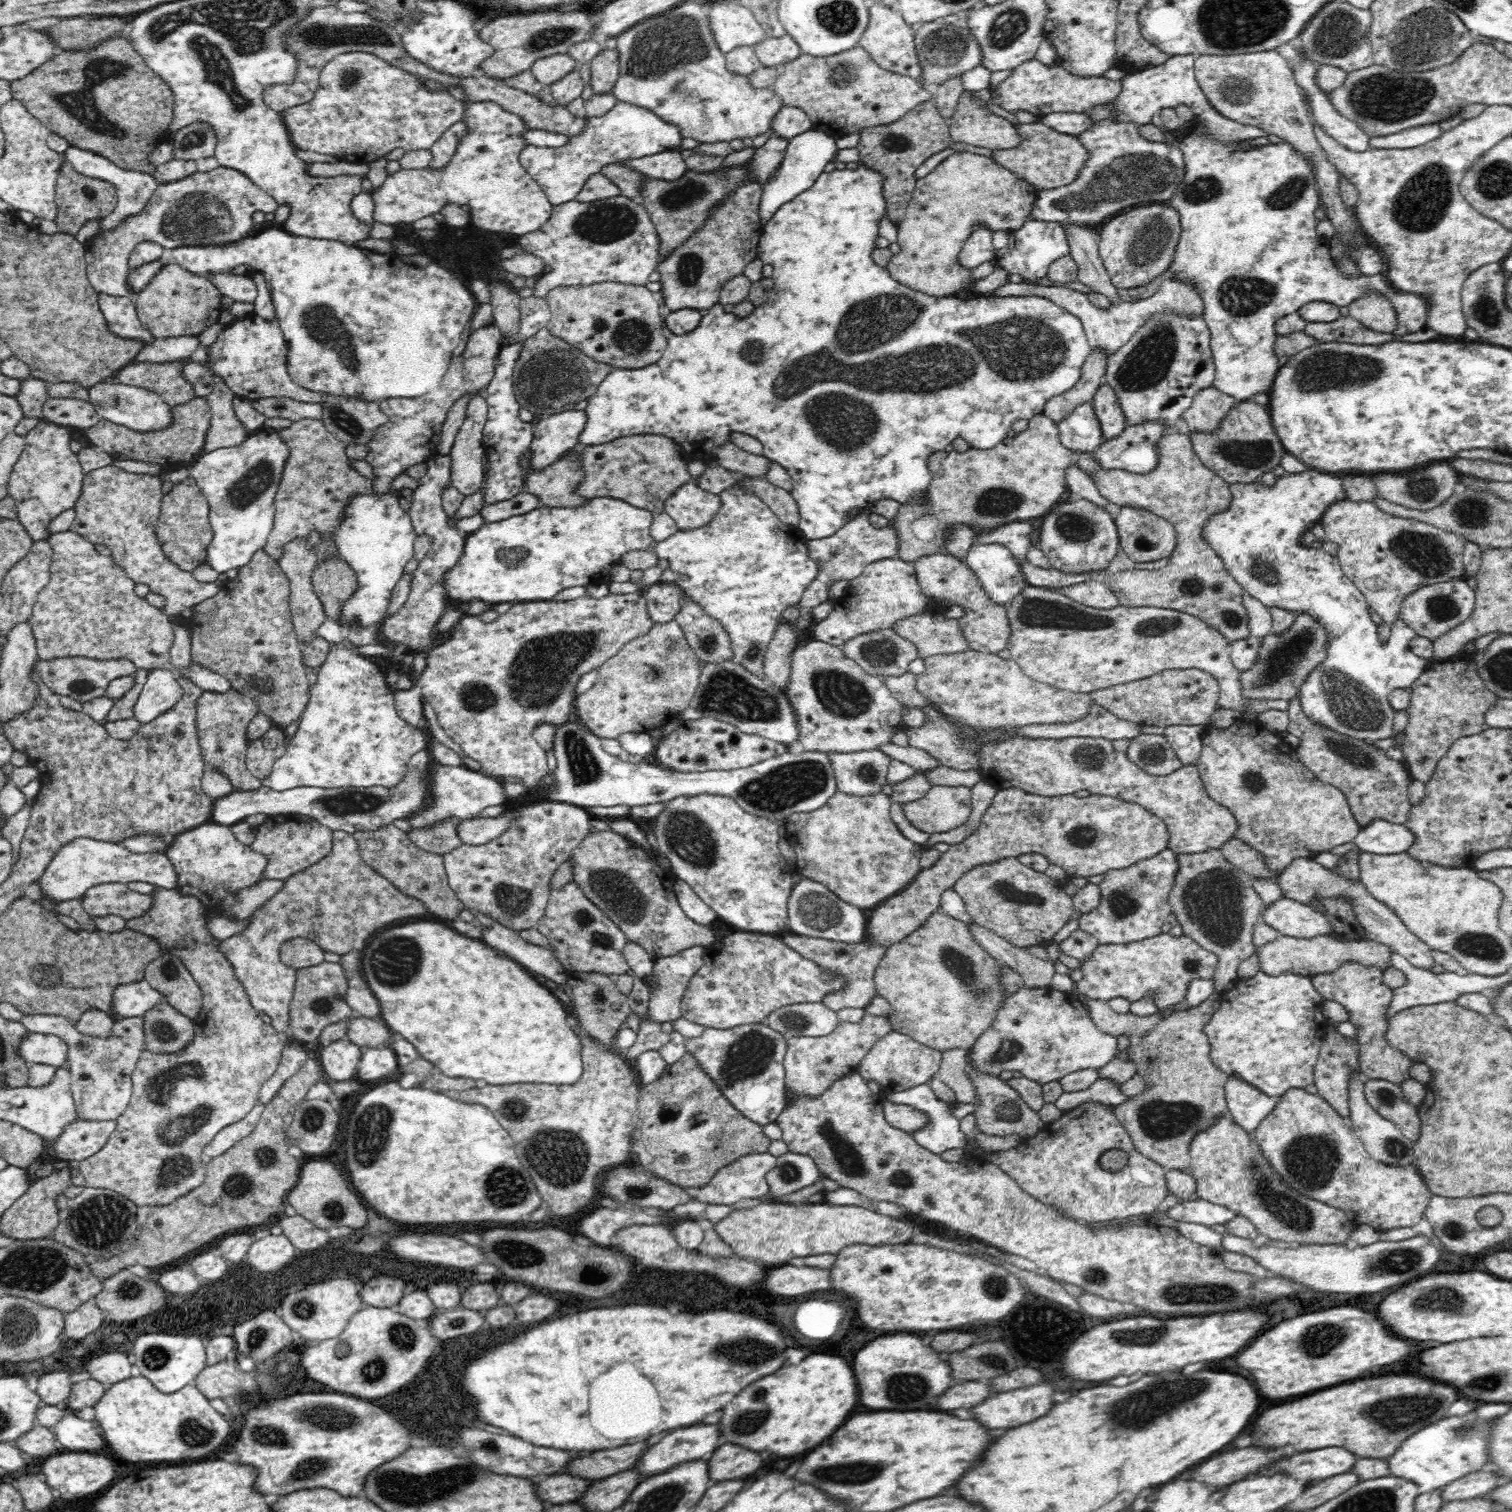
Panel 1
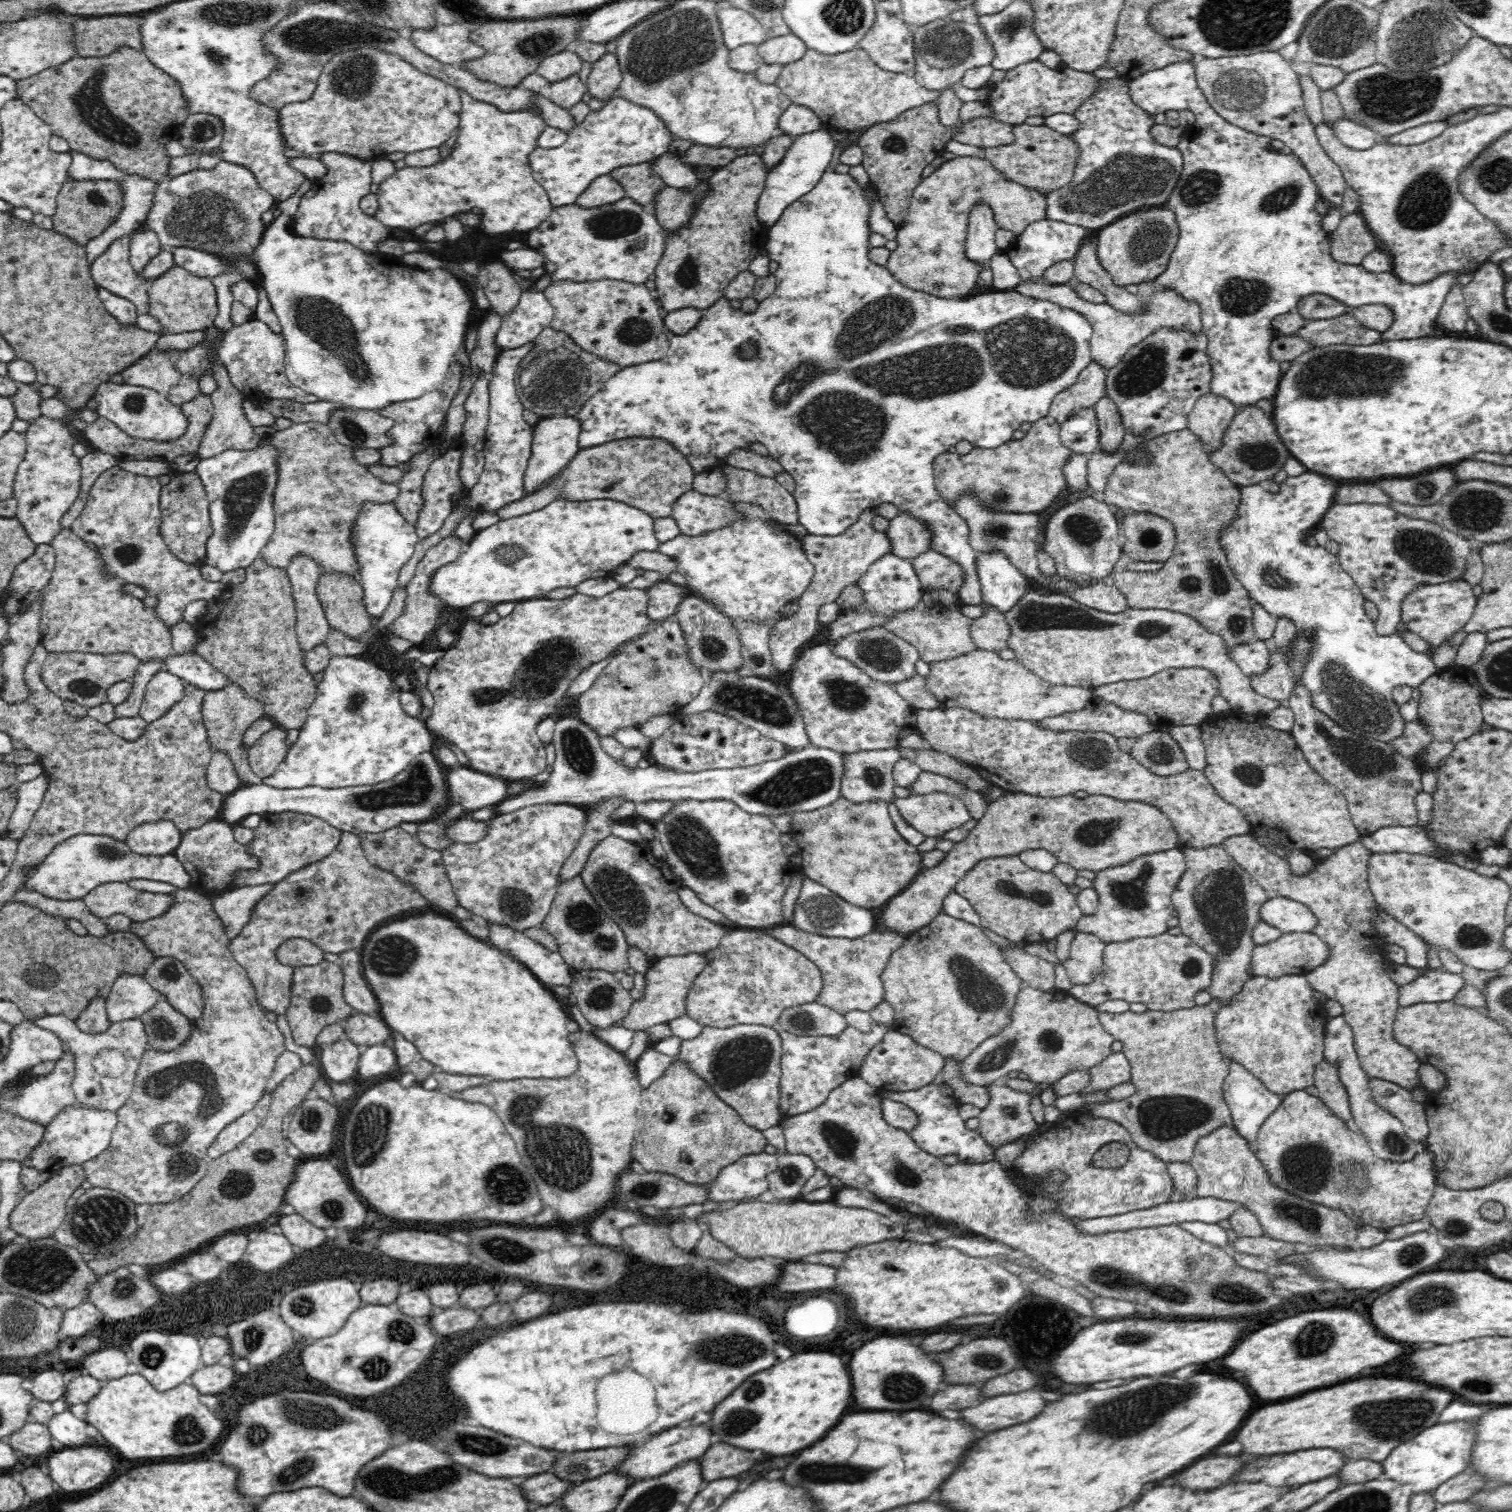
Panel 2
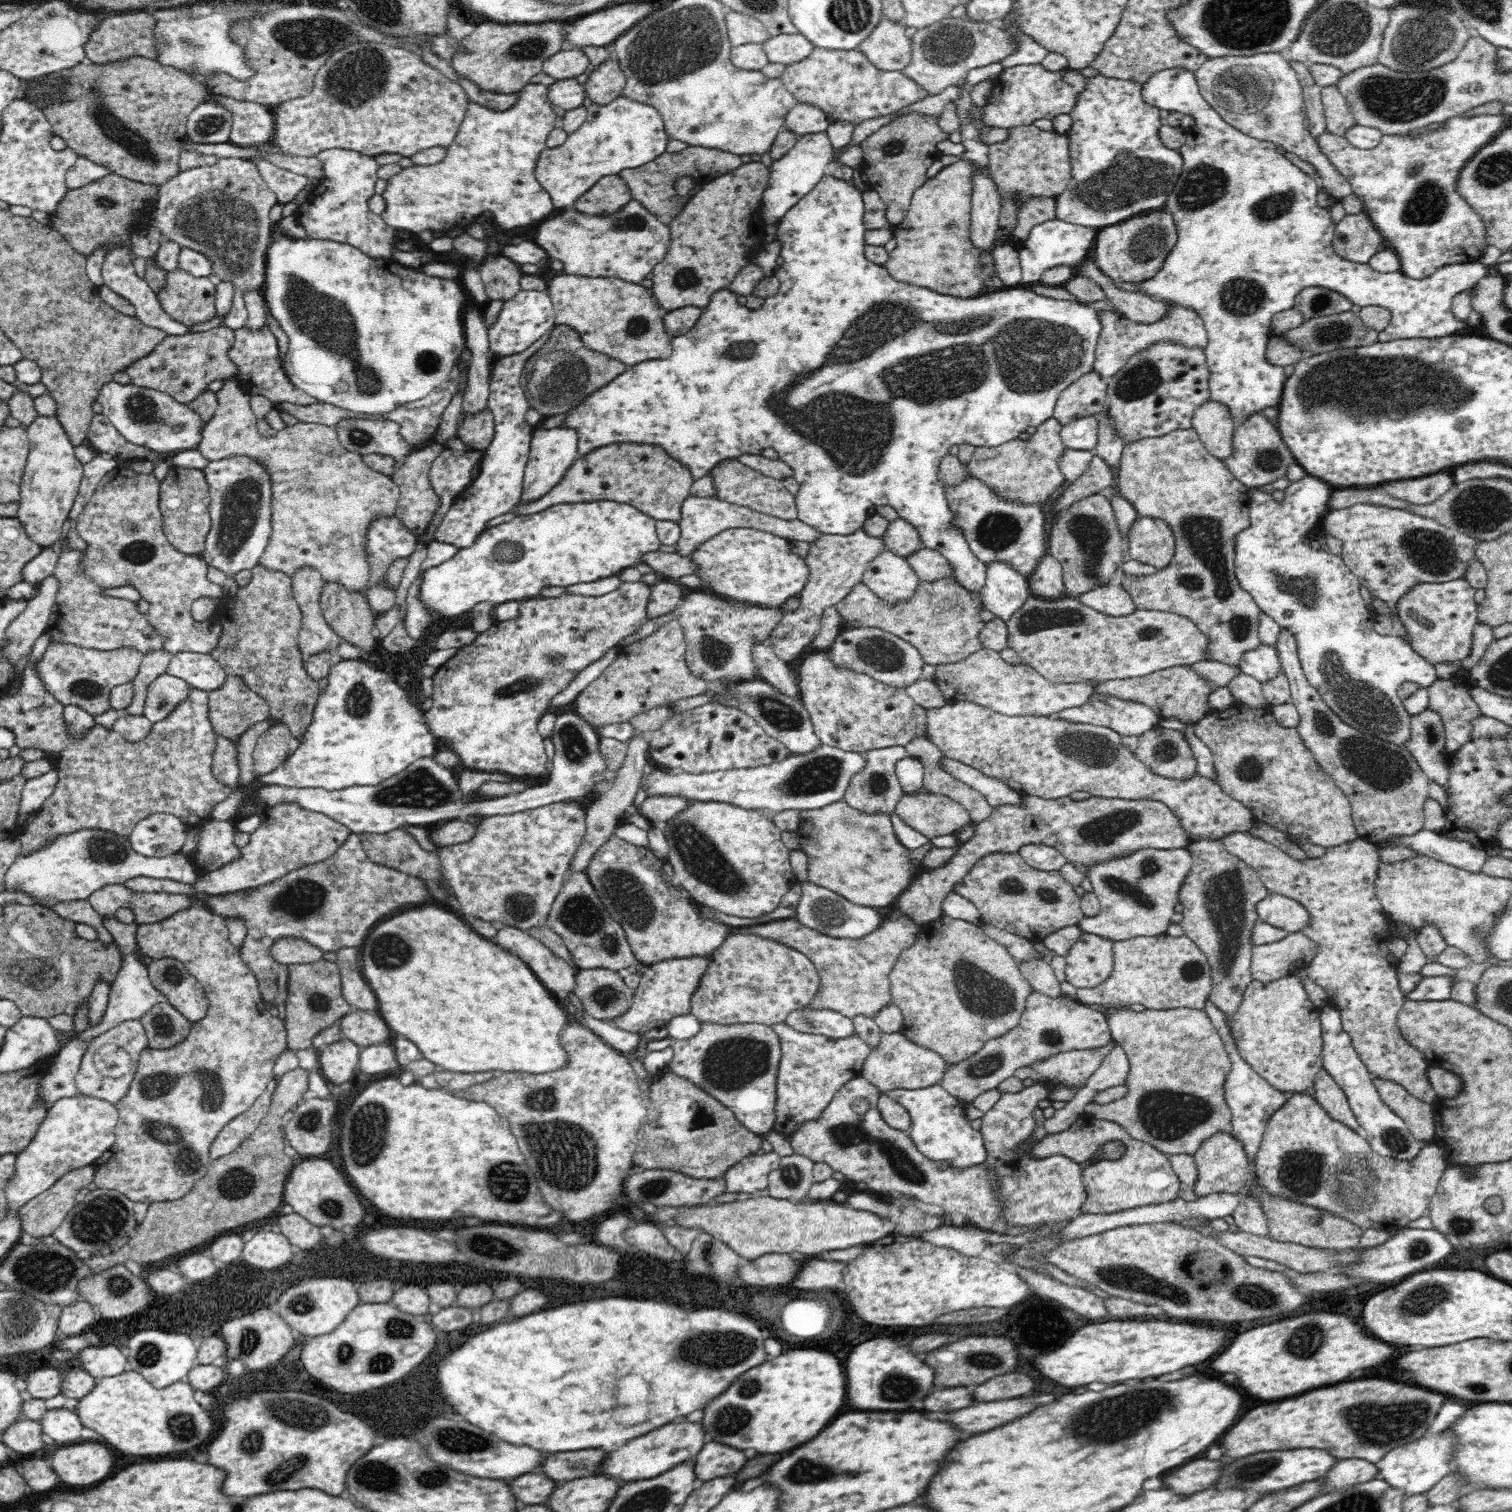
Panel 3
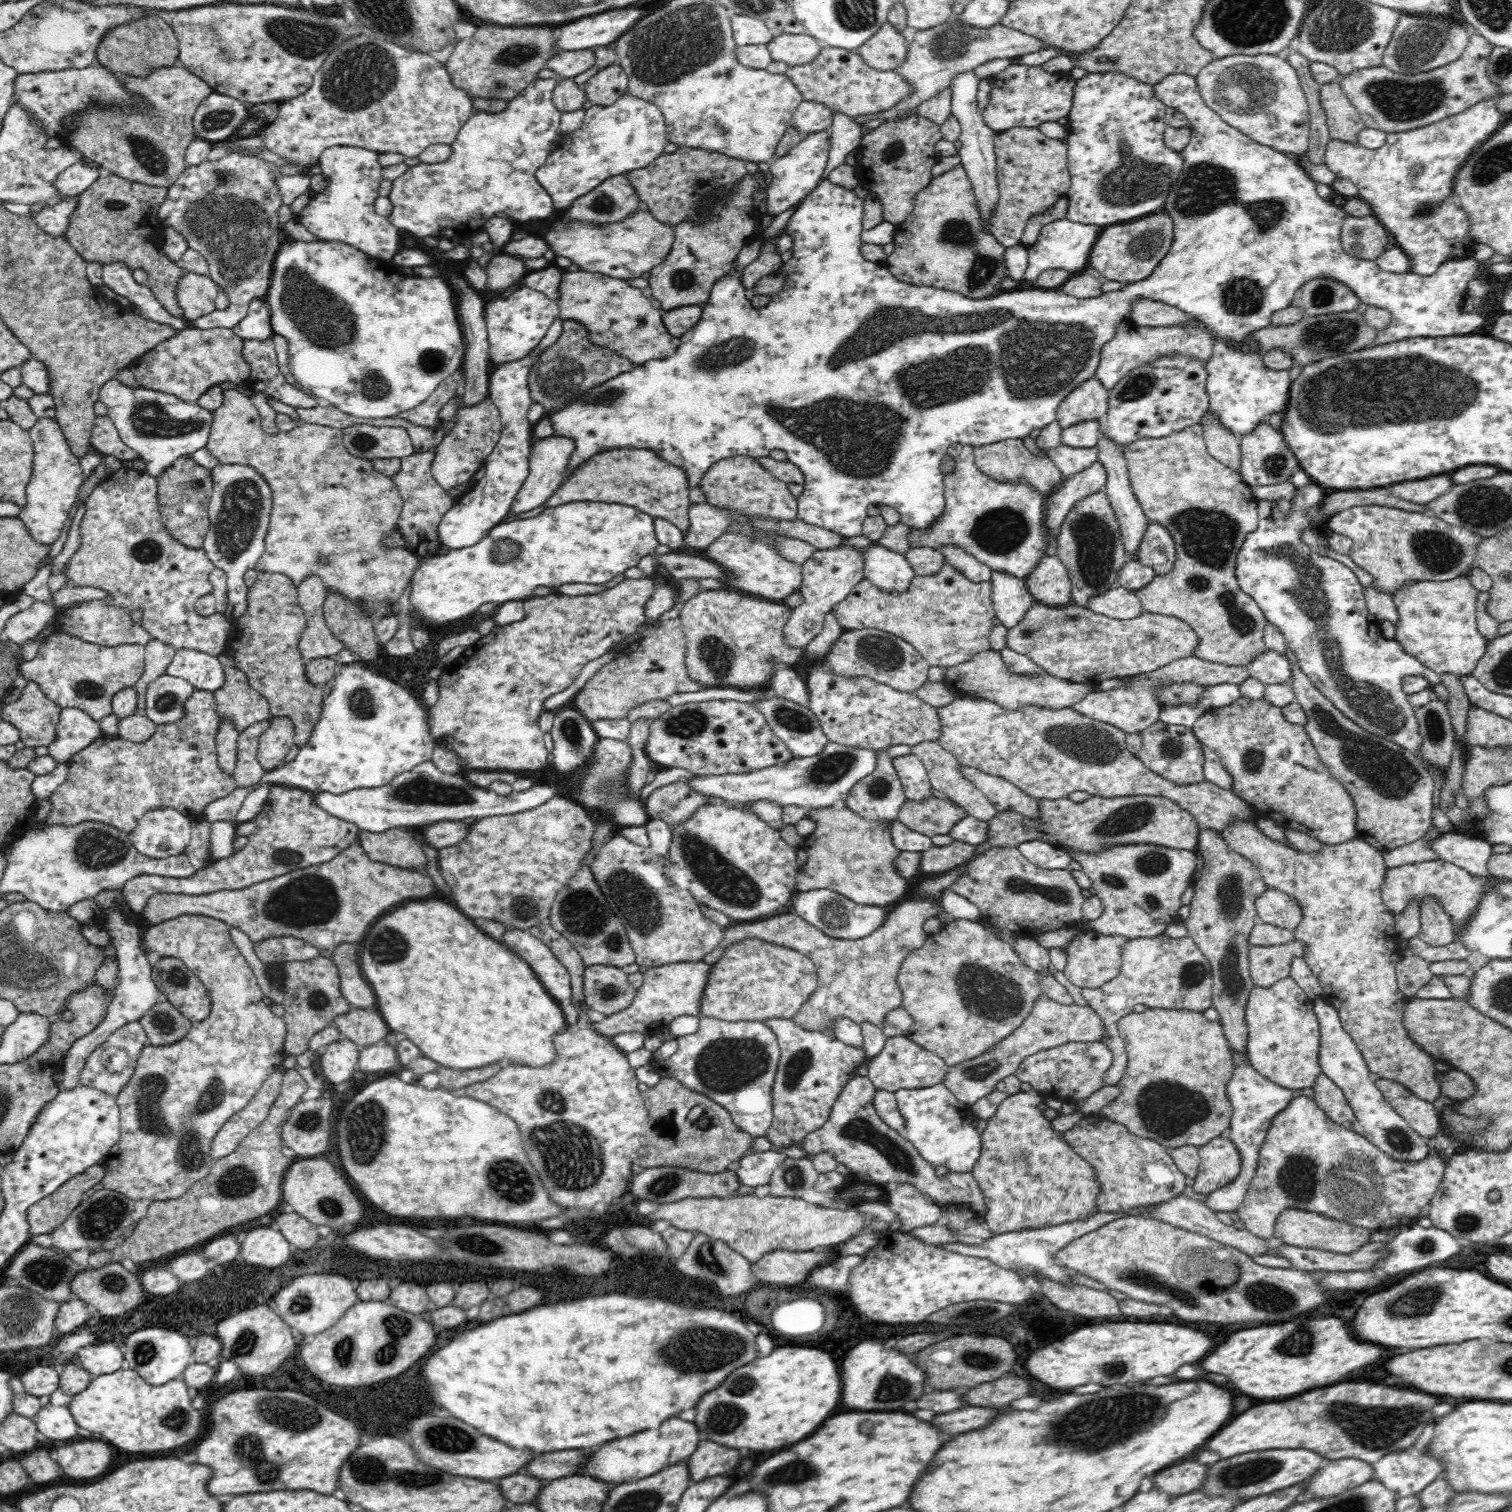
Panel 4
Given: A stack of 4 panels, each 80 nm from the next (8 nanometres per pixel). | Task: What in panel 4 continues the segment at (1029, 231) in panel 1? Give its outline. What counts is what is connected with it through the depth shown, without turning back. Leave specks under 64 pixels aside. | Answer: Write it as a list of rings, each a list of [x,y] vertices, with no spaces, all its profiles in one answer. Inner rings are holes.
[[[1060,219],[1043,226],[1036,244],[1028,247],[1028,266],[1023,279],[1035,281],[1047,270],[1062,269],[1073,274],[1089,270],[1089,255],[1103,228],[1094,224],[1082,224],[1071,220]]]

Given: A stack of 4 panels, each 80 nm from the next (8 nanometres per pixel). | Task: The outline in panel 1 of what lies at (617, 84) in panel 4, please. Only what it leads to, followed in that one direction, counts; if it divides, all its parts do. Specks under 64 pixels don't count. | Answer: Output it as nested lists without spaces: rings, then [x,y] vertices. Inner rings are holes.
[[[605,50],[590,62],[590,86],[593,94],[610,93],[619,77],[619,56],[617,50]]]

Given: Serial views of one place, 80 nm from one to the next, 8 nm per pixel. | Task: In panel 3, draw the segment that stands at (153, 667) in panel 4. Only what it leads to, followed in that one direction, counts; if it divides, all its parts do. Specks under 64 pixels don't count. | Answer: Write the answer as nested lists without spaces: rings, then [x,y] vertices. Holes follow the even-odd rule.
[[[152,648],[144,653],[138,674],[132,682],[133,699],[123,713],[128,715],[143,714],[148,685],[158,676],[166,673],[172,656],[172,652],[168,652],[164,648]]]

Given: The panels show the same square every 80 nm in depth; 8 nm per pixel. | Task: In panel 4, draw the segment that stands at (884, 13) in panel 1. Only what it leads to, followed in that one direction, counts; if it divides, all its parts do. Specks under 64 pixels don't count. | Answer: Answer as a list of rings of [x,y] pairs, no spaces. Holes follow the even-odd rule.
[[[890,23],[880,27],[857,53],[876,70],[895,70],[906,60],[908,46],[901,32]]]

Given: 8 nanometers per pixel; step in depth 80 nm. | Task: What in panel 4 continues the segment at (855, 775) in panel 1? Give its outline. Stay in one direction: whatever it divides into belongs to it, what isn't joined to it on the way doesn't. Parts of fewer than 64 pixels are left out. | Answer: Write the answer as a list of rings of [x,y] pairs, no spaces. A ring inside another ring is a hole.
[[[896,744],[896,746],[880,751],[876,768],[872,771],[872,774],[865,776],[852,787],[848,798],[843,804],[860,815],[860,817],[869,821],[891,822],[896,819],[901,806],[904,804],[905,792],[890,758],[892,756],[904,756],[904,754],[910,754],[911,752],[912,747],[909,744]]]

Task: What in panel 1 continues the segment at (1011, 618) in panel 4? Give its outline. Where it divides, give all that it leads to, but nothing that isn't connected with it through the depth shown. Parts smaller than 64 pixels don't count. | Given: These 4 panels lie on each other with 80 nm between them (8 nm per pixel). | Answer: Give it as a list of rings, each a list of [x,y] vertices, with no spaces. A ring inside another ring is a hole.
[[[973,544],[965,562],[978,577],[981,590],[997,605],[1008,605],[1028,586],[1018,561],[1002,545]]]

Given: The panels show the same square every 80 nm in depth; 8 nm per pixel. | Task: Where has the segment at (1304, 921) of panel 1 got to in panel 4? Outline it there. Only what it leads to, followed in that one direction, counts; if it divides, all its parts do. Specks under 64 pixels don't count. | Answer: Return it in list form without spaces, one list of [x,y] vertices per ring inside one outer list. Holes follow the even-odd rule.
[[[1267,888],[1255,902],[1257,920],[1294,931],[1303,919],[1299,902],[1276,888]]]

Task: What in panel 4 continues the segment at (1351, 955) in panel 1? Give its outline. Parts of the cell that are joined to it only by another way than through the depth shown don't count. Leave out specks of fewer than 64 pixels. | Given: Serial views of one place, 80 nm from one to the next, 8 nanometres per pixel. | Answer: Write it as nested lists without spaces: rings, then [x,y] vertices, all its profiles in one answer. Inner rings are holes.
[[[1298,941],[1284,946],[1251,946],[1249,971],[1254,986],[1267,989],[1292,972],[1293,957],[1303,957],[1305,946]]]

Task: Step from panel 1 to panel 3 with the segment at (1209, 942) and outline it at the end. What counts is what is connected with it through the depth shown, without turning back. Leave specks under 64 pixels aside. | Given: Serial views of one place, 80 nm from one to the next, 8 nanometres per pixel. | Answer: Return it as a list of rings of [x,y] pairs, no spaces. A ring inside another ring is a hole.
[[[1202,837],[1187,848],[1193,863],[1182,888],[1179,900],[1184,904],[1183,920],[1179,922],[1190,938],[1205,954],[1213,980],[1210,1000],[1228,1020],[1244,1002],[1251,977],[1254,925],[1260,921],[1256,904],[1269,893],[1249,864],[1230,854],[1225,844],[1215,838]]]

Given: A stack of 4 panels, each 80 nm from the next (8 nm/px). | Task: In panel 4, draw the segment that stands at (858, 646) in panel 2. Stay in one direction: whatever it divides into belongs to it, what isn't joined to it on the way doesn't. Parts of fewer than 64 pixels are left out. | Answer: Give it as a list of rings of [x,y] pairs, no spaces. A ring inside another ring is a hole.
[[[878,628],[845,631],[832,645],[824,662],[838,677],[870,677],[900,692],[909,693],[916,692],[929,681],[928,669],[931,667],[909,642]]]

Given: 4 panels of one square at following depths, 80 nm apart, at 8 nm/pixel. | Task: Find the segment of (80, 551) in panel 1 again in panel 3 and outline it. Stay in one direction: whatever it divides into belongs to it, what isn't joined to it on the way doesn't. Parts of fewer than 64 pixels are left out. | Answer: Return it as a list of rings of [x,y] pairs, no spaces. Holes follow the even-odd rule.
[[[64,545],[57,557],[53,575],[59,582],[59,590],[45,630],[51,640],[71,642],[76,646],[96,650],[116,650],[131,646],[146,653],[152,648],[163,648],[164,639],[152,629],[146,615],[138,613],[134,601],[102,596],[103,589],[90,577],[82,574],[78,565],[82,556],[84,556],[82,551],[68,551]]]

